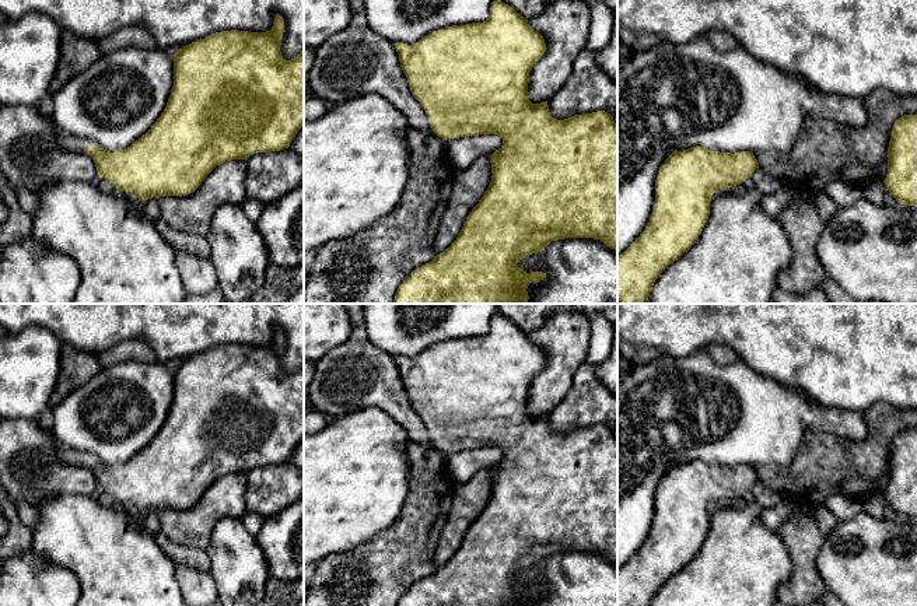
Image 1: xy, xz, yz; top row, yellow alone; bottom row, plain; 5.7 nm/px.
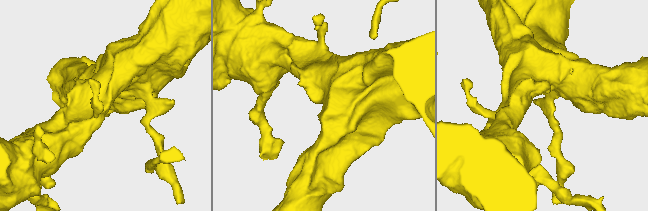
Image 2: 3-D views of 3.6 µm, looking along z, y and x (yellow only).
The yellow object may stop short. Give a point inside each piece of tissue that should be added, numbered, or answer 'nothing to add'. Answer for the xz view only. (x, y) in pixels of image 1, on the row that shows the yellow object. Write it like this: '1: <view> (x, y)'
nothing to add

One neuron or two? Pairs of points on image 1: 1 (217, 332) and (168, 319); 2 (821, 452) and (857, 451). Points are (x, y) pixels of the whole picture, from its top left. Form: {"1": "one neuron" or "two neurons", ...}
{"1": "one neuron", "2": "two neurons"}

